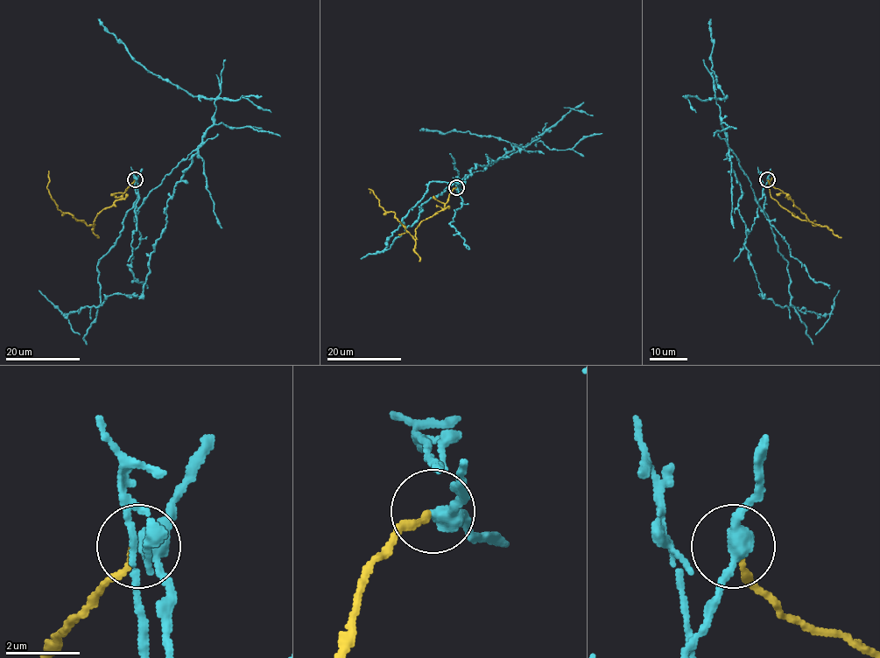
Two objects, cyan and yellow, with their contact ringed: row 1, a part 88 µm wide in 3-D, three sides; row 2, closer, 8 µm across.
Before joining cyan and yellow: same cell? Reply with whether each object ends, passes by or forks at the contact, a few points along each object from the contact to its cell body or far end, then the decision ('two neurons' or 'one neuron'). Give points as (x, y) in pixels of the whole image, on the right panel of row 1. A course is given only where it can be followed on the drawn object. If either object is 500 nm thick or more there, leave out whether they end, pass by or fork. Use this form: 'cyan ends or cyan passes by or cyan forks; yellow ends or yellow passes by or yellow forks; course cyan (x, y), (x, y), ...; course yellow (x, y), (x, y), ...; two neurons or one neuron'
cyan passes by; yellow ends; course cyan (767, 180), (760, 208), (729, 150), (762, 295), (827, 315), (838, 290); course yellow (767, 180), (774, 187), (787, 194), (809, 221), (819, 225), (814, 226), (794, 217), (771, 197), (771, 171); two neurons

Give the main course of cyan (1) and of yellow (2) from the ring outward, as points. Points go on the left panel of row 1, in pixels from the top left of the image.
1: (134, 180), (138, 208), (198, 150), (167, 202), (142, 295), (109, 295), (66, 315), (38, 290)
2: (134, 180), (111, 206), (96, 215), (93, 225), (88, 226), (71, 214), (60, 212), (46, 187), (48, 171)

